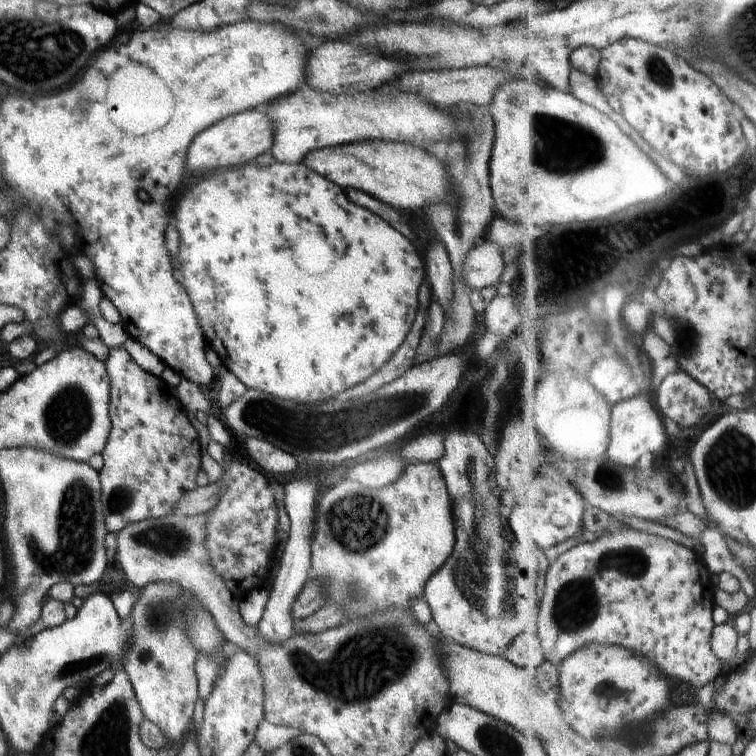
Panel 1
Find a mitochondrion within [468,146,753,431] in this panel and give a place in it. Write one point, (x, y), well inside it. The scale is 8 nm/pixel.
(687, 334)

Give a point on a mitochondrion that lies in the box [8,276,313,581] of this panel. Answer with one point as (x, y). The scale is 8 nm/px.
(75, 550)

